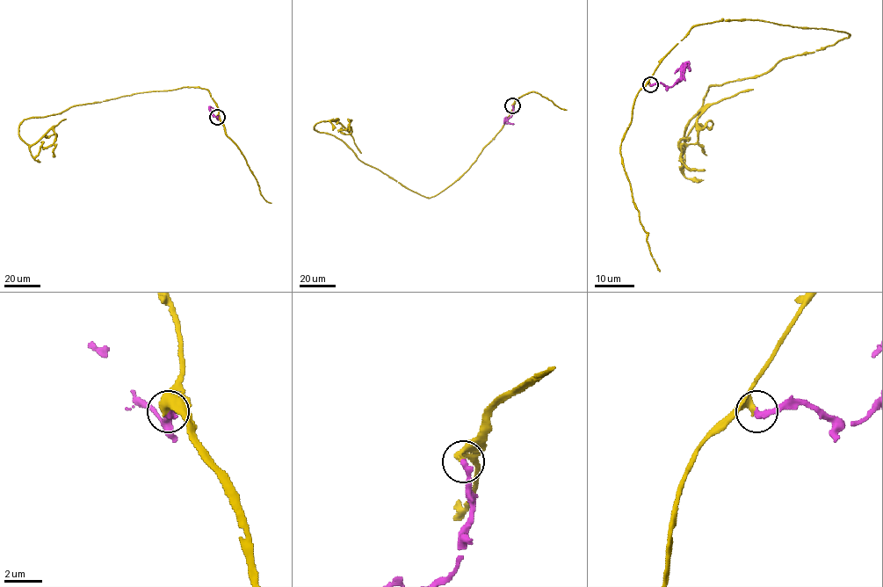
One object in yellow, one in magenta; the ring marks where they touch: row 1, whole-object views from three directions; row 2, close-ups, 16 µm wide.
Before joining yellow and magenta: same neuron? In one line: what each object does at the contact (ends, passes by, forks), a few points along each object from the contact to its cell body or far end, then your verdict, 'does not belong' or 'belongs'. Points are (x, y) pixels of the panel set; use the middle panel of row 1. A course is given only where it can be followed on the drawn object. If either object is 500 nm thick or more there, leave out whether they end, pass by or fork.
yellow ends there; magenta ends there; yellow runs (512, 105), (471, 166), (430, 197), (314, 126), (338, 121), (347, 128), (350, 119), (348, 130); magenta runs (512, 105), (511, 115), (505, 123), (513, 123); belongs

